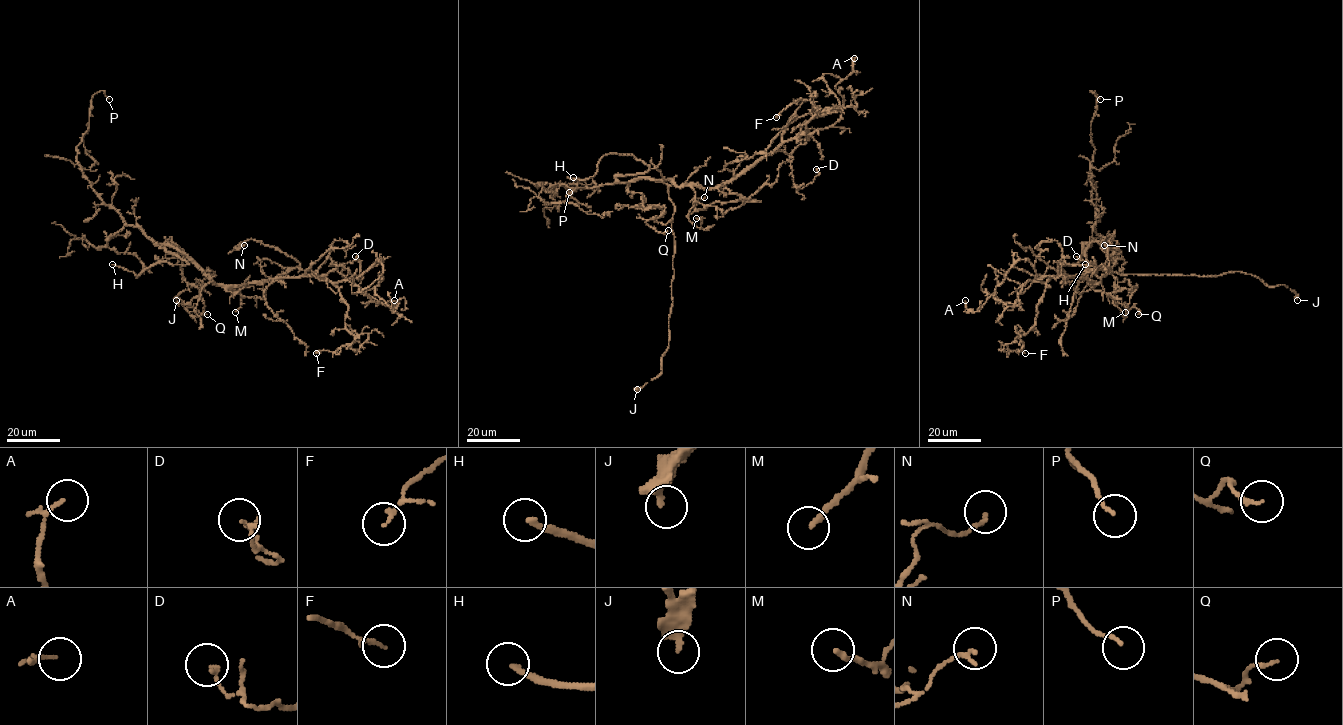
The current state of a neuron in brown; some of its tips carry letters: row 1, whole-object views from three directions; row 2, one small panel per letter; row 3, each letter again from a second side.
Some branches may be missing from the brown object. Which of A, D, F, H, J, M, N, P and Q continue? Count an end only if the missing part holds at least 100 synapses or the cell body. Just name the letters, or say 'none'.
H, J

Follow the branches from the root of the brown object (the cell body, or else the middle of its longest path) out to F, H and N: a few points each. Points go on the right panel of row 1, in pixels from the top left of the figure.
F: (1094, 284), (1088, 279), (1052, 277), (1036, 306), (1035, 324), (1007, 345), (1010, 352), (1025, 353)
H: (1094, 284), (1087, 277), (1090, 245), (1083, 245), (1078, 263), (1062, 261), (1061, 268), (1078, 276), (1085, 264)
N: (1094, 284), (1101, 281), (1109, 268), (1109, 241), (1117, 241), (1117, 247), (1106, 249), (1104, 245)

